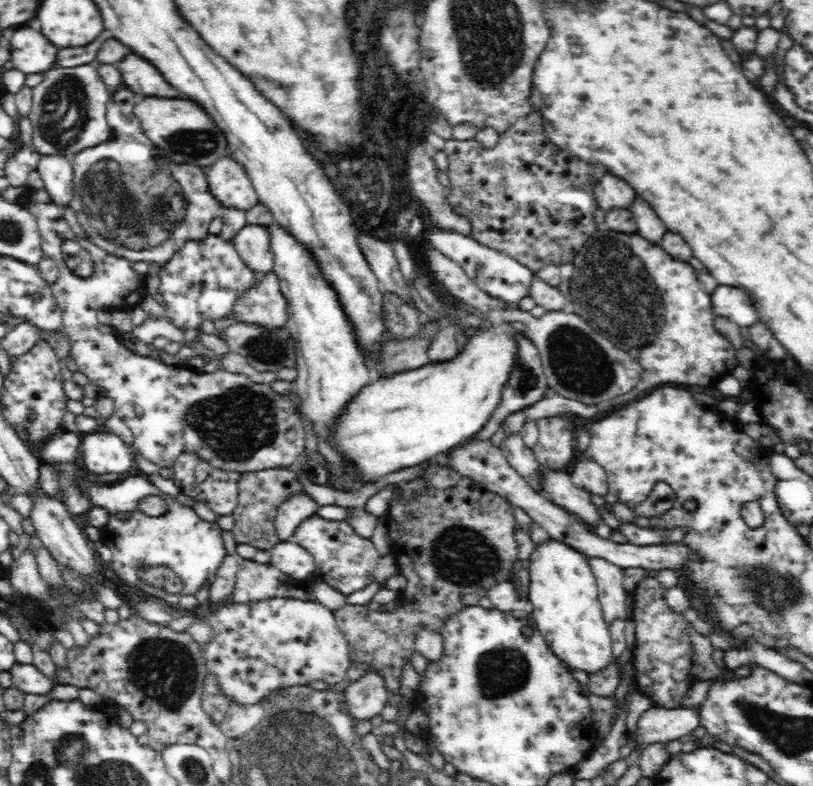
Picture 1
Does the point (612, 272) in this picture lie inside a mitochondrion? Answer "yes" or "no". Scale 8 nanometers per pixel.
yes

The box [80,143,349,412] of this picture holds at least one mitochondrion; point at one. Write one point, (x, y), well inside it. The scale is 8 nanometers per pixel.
(266, 350)

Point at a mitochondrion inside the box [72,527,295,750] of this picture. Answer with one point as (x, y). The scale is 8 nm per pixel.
(163, 670)

